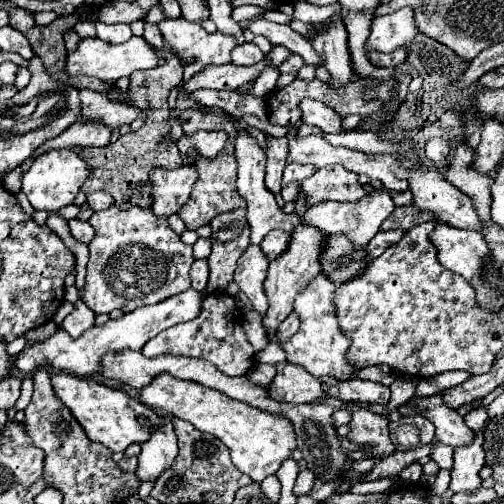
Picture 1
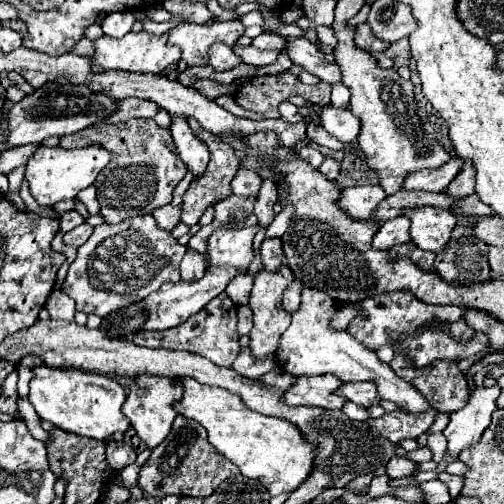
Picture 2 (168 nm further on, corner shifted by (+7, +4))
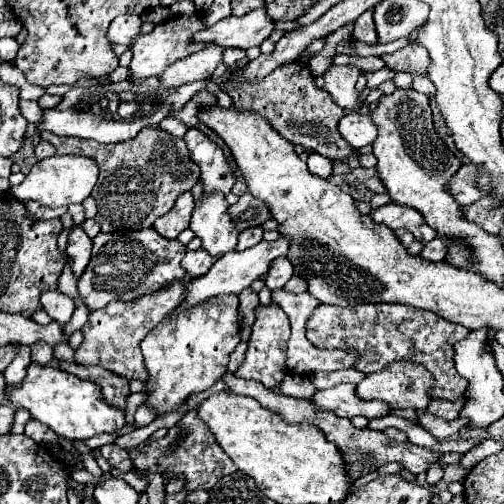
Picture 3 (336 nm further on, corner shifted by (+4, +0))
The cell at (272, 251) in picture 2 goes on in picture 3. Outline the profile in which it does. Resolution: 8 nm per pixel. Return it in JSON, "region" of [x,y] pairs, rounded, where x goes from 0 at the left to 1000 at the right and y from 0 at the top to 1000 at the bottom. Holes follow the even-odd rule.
{"region":[[[554,512],[554,520],[542,520],[534,544],[530,544],[530,556],[526,556],[526,567],[546,575],[546,571],[562,571],[573,552],[581,548],[581,524],[569,516],[569,512]]]}

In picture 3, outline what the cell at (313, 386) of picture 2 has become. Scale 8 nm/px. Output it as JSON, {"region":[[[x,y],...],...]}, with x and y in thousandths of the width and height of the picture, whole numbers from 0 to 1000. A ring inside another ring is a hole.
{"region":[[[673,762],[649,774],[633,774],[621,786],[621,798],[633,813],[665,817],[677,829],[724,825],[740,833],[740,829],[760,829],[780,813],[768,798],[756,798],[756,794],[716,794],[700,762]]]}

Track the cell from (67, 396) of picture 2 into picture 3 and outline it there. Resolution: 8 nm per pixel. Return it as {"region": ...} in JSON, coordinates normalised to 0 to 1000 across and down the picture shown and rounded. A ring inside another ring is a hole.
{"region":[[[62,718],[54,726],[46,758],[38,766],[14,766],[10,782],[22,798],[54,810],[62,817],[62,829],[85,837],[113,865],[129,865],[137,873],[173,873],[188,861],[228,857],[248,845],[248,821],[208,798],[192,762],[177,754],[157,754],[153,746],[105,726],[81,726]]]}

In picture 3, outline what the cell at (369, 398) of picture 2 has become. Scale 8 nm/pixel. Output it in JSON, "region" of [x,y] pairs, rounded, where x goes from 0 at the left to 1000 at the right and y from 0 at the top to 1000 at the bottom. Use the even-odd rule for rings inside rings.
{"region":[[[796,714],[796,718],[776,718],[764,734],[728,742],[724,754],[716,762],[708,762],[708,782],[720,794],[760,794],[760,798],[776,802],[784,813],[788,810],[843,813],[851,806],[851,798],[859,794],[859,786],[855,786],[859,762],[863,762],[863,750],[851,734],[843,734],[839,726],[831,726],[823,718]]]}

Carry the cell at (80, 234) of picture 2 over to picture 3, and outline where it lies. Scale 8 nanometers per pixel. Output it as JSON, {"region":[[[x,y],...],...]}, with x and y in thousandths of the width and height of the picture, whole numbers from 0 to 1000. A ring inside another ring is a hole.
{"region":[[[149,448],[137,460],[137,476],[129,488],[129,500],[141,512],[141,540],[149,552],[161,552],[161,544],[169,540],[169,528],[181,516],[181,492],[185,492],[181,472],[165,460],[161,448]]]}

